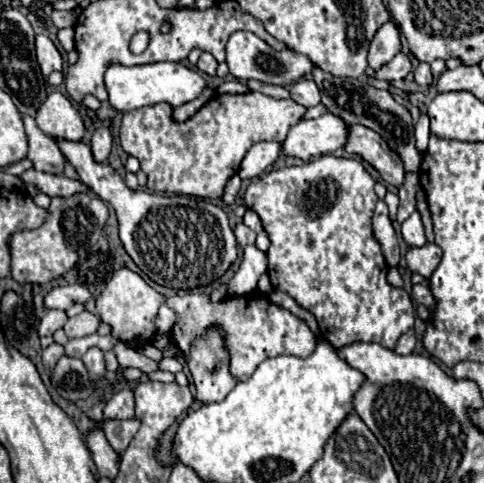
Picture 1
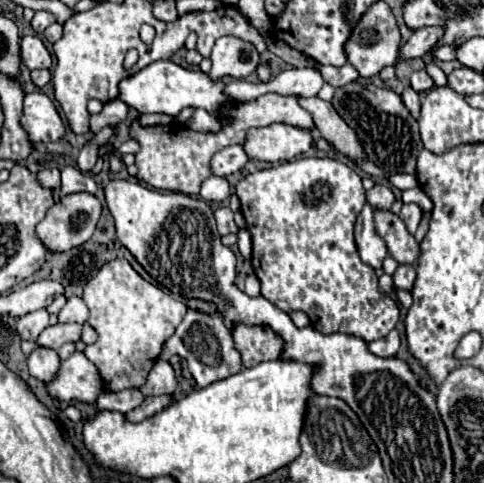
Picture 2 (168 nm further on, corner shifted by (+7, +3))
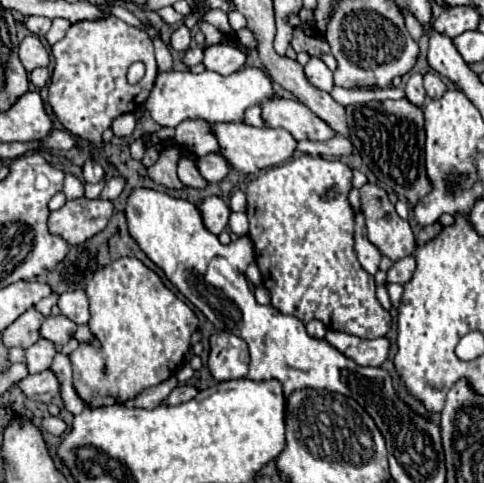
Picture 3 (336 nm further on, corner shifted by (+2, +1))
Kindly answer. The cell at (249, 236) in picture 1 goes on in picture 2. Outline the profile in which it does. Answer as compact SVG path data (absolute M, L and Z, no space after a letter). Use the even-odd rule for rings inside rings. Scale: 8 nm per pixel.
M217 208L215 210L215 220L217 220L217 228L219 228L221 236L231 234L231 232L233 234L239 232L239 228L237 228L237 224L233 220L233 212L229 208Z

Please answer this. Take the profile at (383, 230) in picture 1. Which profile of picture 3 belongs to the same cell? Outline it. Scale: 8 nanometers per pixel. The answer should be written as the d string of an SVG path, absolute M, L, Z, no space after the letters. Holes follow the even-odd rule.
M354 212L354 250L356 250L356 256L362 264L362 268L368 272L368 274L376 274L378 272L378 264L380 264L380 250L366 238L366 226L364 226L364 218L362 218L362 212Z

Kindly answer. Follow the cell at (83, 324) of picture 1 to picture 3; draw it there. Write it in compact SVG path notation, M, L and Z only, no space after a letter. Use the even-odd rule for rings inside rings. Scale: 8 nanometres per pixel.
M72 290L64 292L58 298L58 306L64 316L68 316L76 324L88 324L90 312L88 312L88 296L84 290Z

